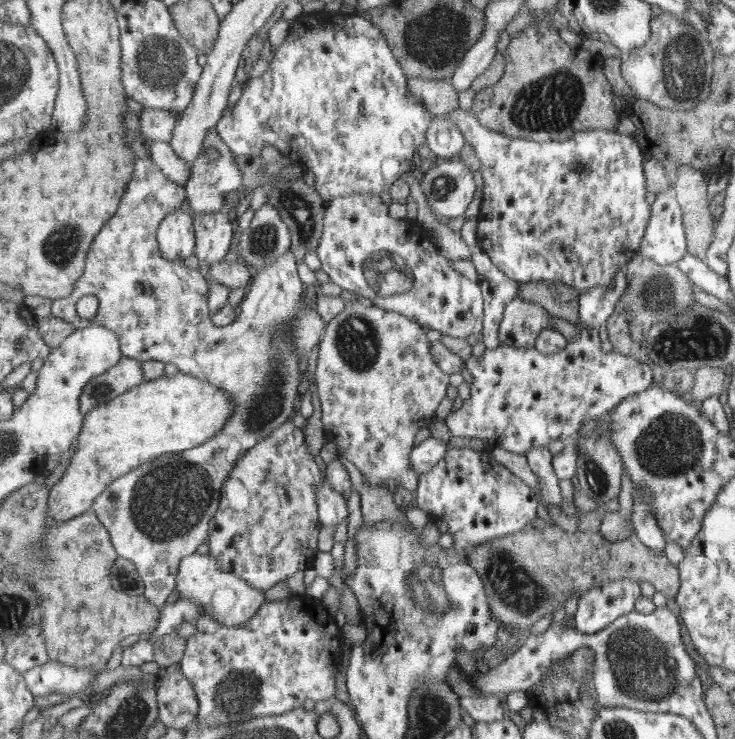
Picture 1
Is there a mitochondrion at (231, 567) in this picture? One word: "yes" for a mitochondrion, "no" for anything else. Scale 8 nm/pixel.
no

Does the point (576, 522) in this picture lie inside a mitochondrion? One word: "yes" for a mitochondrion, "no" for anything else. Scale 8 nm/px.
no

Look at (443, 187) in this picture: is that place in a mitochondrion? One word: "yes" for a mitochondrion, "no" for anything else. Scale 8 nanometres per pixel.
yes

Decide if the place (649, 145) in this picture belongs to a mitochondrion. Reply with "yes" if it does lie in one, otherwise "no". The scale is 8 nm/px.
no

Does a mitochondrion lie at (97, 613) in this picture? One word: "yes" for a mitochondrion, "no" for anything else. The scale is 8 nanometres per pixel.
no

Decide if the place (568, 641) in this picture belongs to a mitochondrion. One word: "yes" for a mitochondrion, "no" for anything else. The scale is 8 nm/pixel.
no

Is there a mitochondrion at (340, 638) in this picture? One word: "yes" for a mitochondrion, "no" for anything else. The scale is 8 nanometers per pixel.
no

